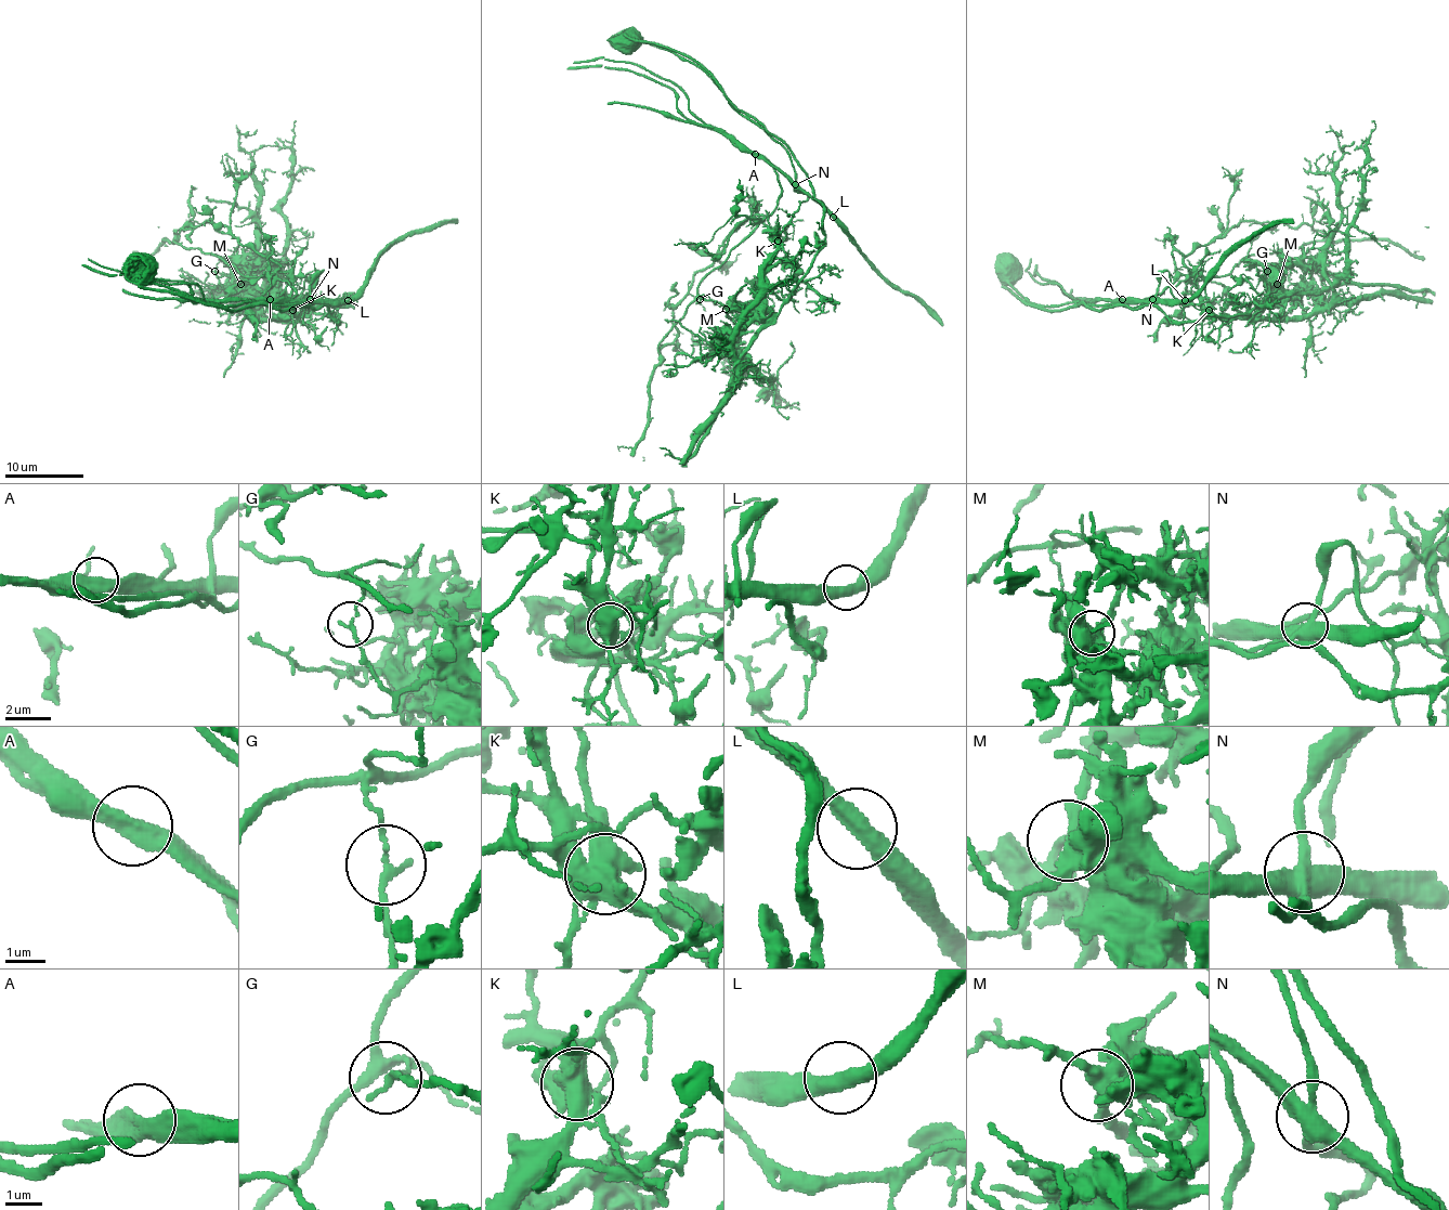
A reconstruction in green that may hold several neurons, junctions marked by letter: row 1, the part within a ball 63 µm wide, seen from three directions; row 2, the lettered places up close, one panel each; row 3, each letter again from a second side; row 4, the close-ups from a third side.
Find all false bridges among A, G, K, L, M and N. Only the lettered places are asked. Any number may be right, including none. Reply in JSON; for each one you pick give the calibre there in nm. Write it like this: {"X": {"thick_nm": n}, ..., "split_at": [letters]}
{"A": {"thick_nm": 480}, "G": {"thick_nm": 150}, "K": {"thick_nm": 600}, "N": {"thick_nm": 440}, "split_at": ["A", "G", "K", "N"]}

